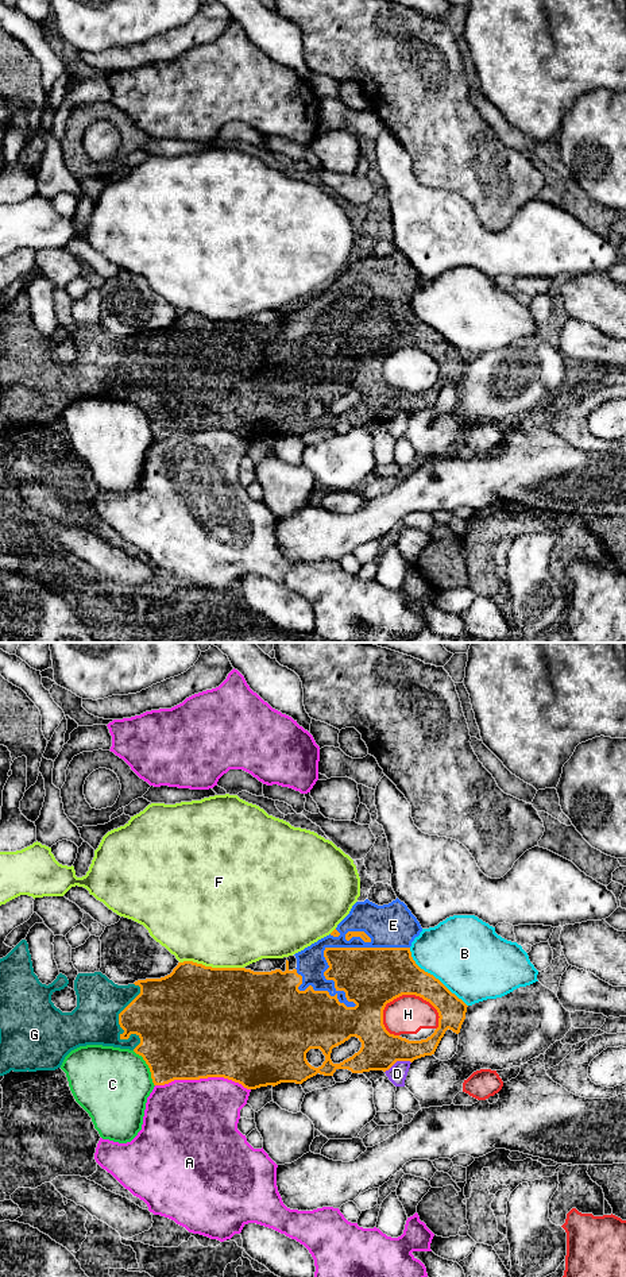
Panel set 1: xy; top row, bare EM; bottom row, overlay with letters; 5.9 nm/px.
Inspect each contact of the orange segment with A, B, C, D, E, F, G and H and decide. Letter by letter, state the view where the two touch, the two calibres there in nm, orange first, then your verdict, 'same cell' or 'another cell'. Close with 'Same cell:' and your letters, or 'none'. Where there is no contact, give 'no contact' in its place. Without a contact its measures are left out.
A: contact in xy; calibres 500 and 460 nm; another cell
B: contact in xy; calibres 300 and 440 nm; another cell
C: contact in xy; calibres 480 and 440 nm; another cell
D: contact in xy; calibres 220 and 110 nm; another cell
E: contact in xy; calibres 300 and 180 nm; same cell
F: contact in xy; calibres 500 and 500 nm; another cell
G: contact in xy; calibres 360 and 280 nm; same cell
H: contact in xy; calibres 320 and 240 nm; another cell
Same cell: E, G

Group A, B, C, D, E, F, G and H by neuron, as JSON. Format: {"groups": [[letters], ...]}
{"groups": [["A"], ["B"], ["C"], ["D"], ["E", "G"], ["F"], ["H"]]}

